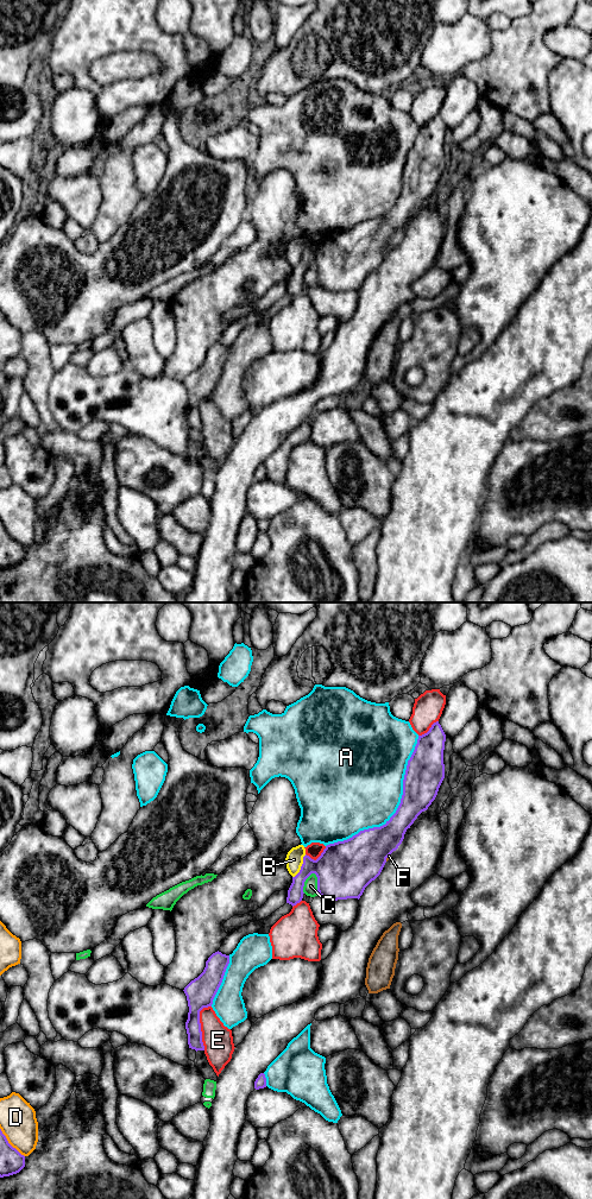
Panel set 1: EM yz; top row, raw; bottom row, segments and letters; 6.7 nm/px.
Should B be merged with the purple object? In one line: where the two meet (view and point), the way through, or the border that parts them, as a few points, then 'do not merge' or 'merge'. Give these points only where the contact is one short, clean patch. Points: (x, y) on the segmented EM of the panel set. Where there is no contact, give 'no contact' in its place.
meets purple in yz at (301, 866); do not merge

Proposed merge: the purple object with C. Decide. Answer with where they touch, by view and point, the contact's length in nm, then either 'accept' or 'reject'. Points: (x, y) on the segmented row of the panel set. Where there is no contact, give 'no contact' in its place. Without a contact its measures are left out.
yz (317, 883) | 160 nm | reject

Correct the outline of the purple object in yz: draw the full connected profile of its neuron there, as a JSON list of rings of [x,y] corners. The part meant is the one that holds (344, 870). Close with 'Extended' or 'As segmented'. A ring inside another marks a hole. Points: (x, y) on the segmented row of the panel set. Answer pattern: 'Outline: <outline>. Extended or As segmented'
Outline: [[[439,721],[434,722],[427,733],[418,736],[415,750],[408,761],[403,795],[396,813],[380,827],[364,829],[347,840],[327,845],[316,860],[306,854],[300,872],[292,877],[286,903],[294,907],[302,901],[304,882],[311,873],[317,877],[319,896],[333,901],[360,898],[365,888],[380,875],[386,858],[402,844],[407,829],[435,800],[445,778],[445,742],[446,734]]]. As segmented

